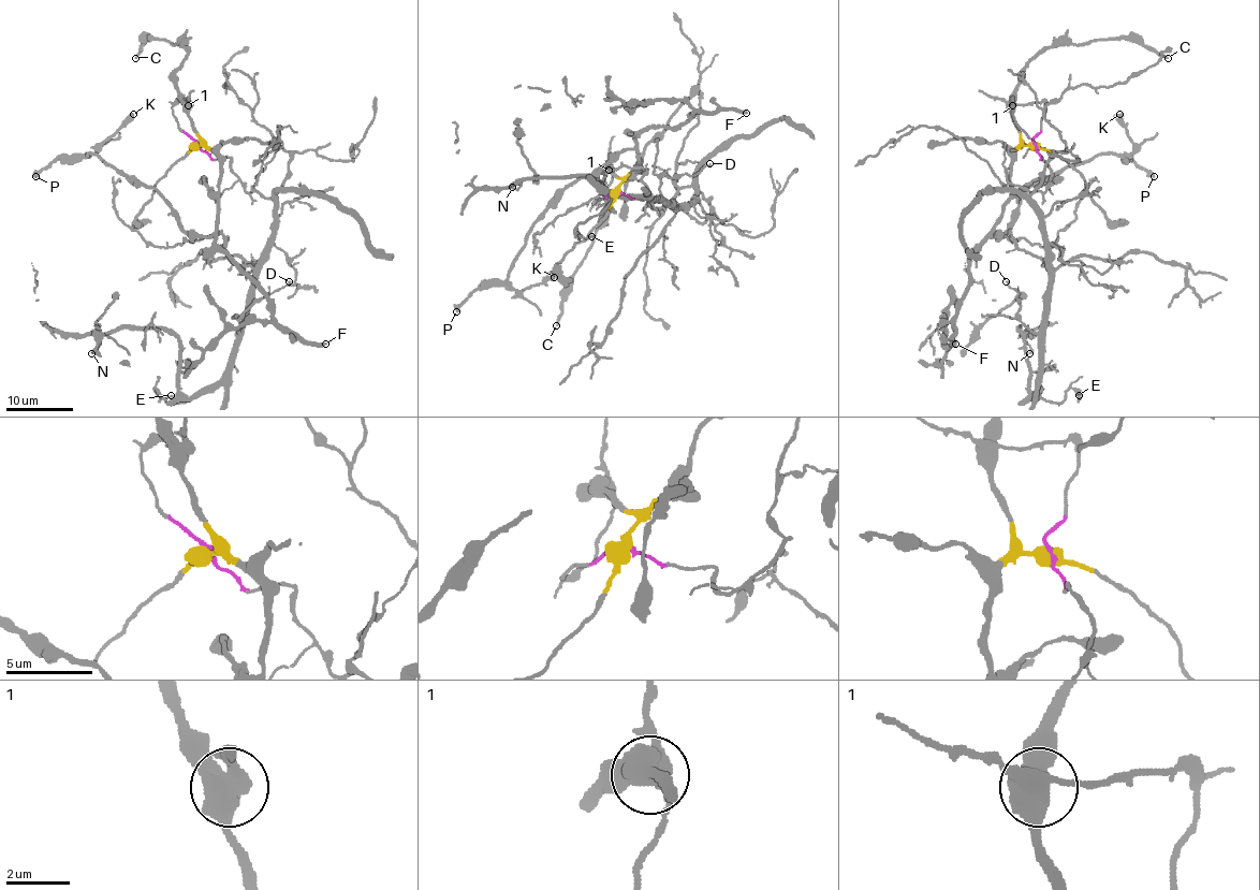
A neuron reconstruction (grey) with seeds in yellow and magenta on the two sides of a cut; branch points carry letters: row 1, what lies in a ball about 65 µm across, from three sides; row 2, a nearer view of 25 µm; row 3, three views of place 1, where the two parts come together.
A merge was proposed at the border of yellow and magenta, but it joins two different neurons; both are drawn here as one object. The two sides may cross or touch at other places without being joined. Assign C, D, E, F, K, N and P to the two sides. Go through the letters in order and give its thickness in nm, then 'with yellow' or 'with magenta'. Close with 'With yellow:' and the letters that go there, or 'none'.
C: calibre 200 nm; with yellow
D: calibre 140 nm; with magenta
E: calibre 160 nm; with magenta
F: calibre 340 nm; with yellow
K: calibre 600 nm; with yellow
N: calibre 110 nm; with magenta
P: calibre 460 nm; with yellow
With yellow: C, F, K, P

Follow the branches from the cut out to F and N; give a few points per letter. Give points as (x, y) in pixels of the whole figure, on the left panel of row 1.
F: (199, 144), (203, 144), (220, 162), (215, 244), (257, 285), (275, 320), (306, 341), (326, 344)
N: (199, 144), (275, 204), (232, 368), (185, 396), (180, 341), (161, 329), (110, 330), (91, 353)

